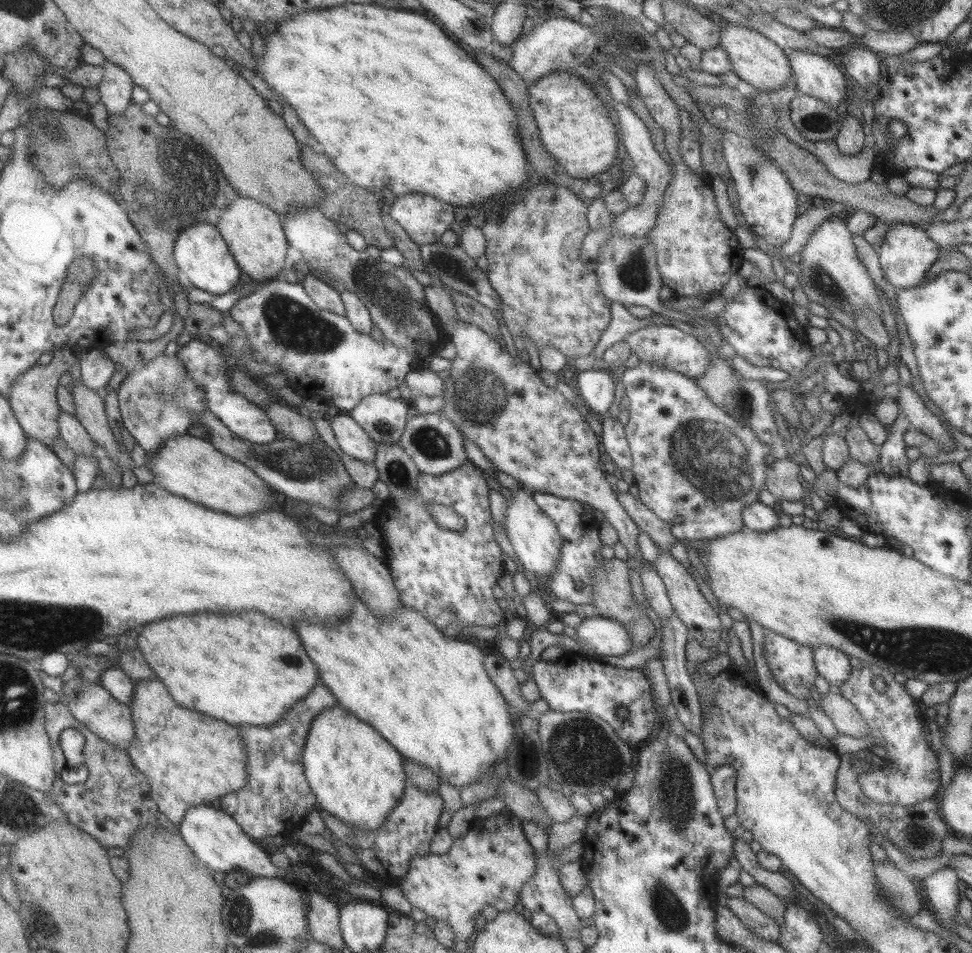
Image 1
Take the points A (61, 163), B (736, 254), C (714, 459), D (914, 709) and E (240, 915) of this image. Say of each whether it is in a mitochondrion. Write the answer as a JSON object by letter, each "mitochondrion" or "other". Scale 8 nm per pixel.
{"A":"mitochondrion","B":"other","C":"mitochondrion","D":"other","E":"mitochondrion"}

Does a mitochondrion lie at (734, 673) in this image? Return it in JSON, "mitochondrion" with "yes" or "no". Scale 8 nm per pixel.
{"mitochondrion":"no"}

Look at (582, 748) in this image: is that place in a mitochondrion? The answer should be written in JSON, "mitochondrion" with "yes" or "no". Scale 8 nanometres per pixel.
{"mitochondrion":"yes"}

